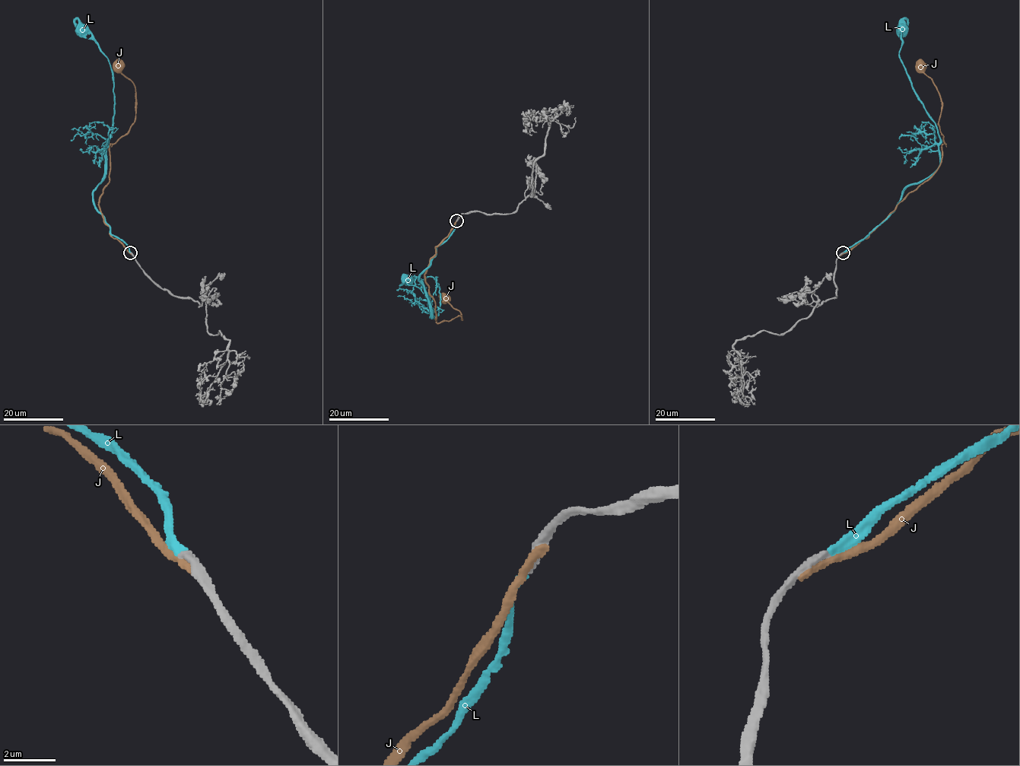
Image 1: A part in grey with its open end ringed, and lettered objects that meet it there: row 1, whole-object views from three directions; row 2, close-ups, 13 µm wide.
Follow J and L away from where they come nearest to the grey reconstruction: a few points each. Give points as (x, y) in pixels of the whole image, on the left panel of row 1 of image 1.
J: (130, 253), (110, 233), (99, 205), (109, 180), (109, 146), (127, 132), (135, 113), (134, 84), (118, 67)
L: (130, 252), (111, 233), (94, 204), (93, 190), (103, 179), (114, 96), (106, 55), (94, 37), (81, 30)

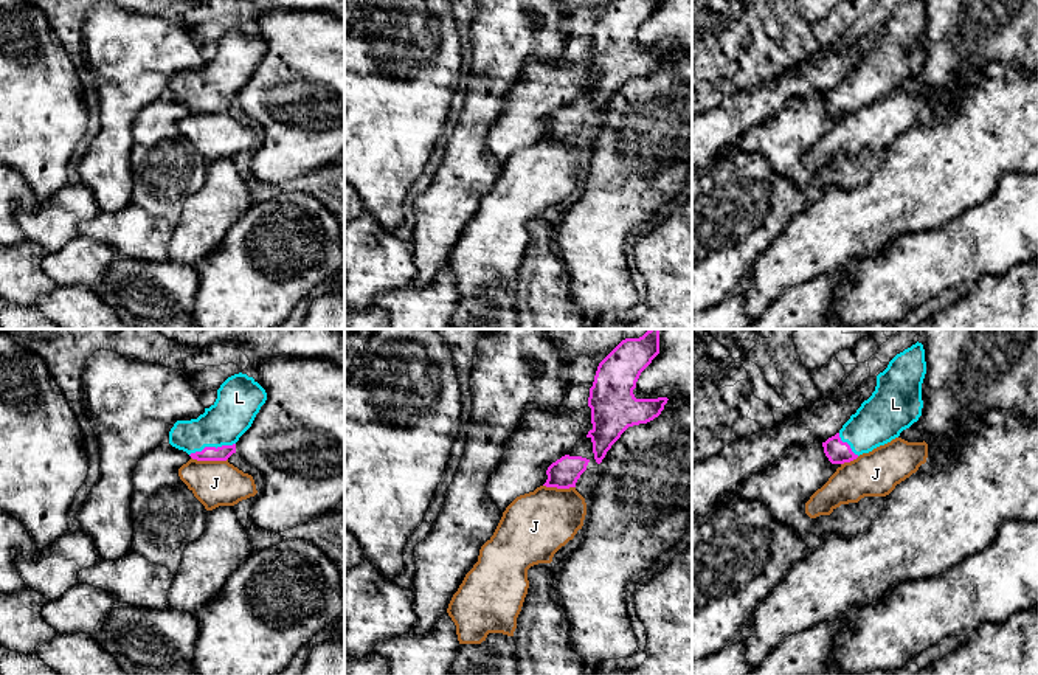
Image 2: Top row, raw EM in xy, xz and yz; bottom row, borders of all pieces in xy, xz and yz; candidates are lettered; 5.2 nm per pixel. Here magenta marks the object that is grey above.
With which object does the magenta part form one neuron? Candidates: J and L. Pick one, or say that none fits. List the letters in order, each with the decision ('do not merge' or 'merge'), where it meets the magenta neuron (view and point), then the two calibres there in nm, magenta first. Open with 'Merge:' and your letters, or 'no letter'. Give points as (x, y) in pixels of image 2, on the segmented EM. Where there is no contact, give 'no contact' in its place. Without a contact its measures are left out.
Merge: L
J: do not merge; meets magenta in xy at (210, 460); 80 nm thick on the magenta side, 240 nm on the other
L: merge; meets magenta in xy at (211, 447); 80 nm thick on the magenta side, 220 nm on the other

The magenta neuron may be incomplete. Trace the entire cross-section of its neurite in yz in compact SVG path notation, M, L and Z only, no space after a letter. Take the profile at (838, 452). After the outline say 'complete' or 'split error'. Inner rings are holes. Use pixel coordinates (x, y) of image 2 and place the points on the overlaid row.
M915 343L897 354L877 376L872 396L843 428L825 442L832 464L844 464L891 442L922 416L922 383L926 374L925 349Z; split error

